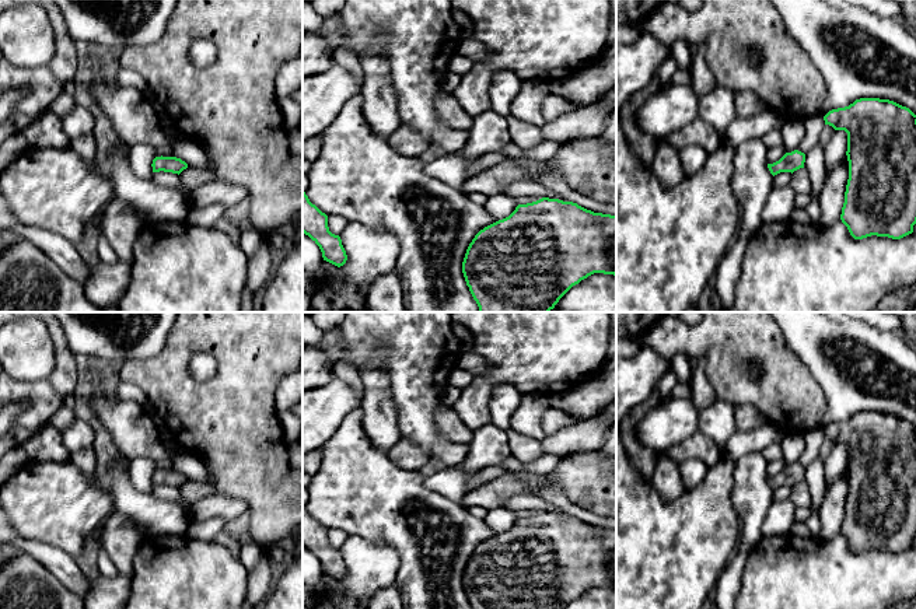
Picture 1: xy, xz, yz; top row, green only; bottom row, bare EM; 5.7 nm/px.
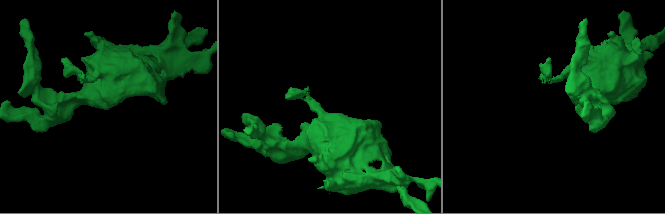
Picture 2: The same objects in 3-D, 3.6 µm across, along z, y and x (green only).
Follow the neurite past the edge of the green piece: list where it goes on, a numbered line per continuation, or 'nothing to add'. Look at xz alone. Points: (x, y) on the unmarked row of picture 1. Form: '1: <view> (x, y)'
nothing to add

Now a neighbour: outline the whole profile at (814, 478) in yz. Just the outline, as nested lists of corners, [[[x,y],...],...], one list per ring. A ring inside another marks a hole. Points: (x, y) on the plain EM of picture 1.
[[[818,456],[805,466],[804,482],[807,483],[811,494],[810,510],[818,512],[826,491],[825,465]]]

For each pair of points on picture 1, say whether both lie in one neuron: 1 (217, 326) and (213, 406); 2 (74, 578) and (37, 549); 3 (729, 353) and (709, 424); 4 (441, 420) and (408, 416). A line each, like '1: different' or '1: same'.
1: same
2: same
3: different
4: different

